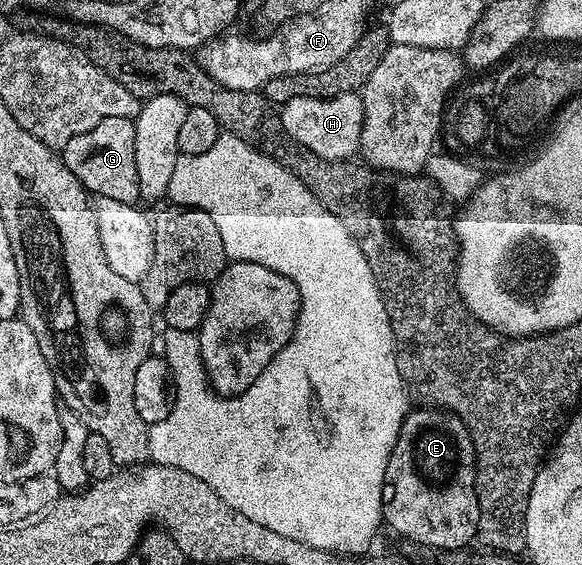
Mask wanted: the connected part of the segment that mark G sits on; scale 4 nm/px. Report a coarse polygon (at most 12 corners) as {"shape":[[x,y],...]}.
{"shape":[[104,119],[62,162],[94,197],[139,200],[136,127]]}

